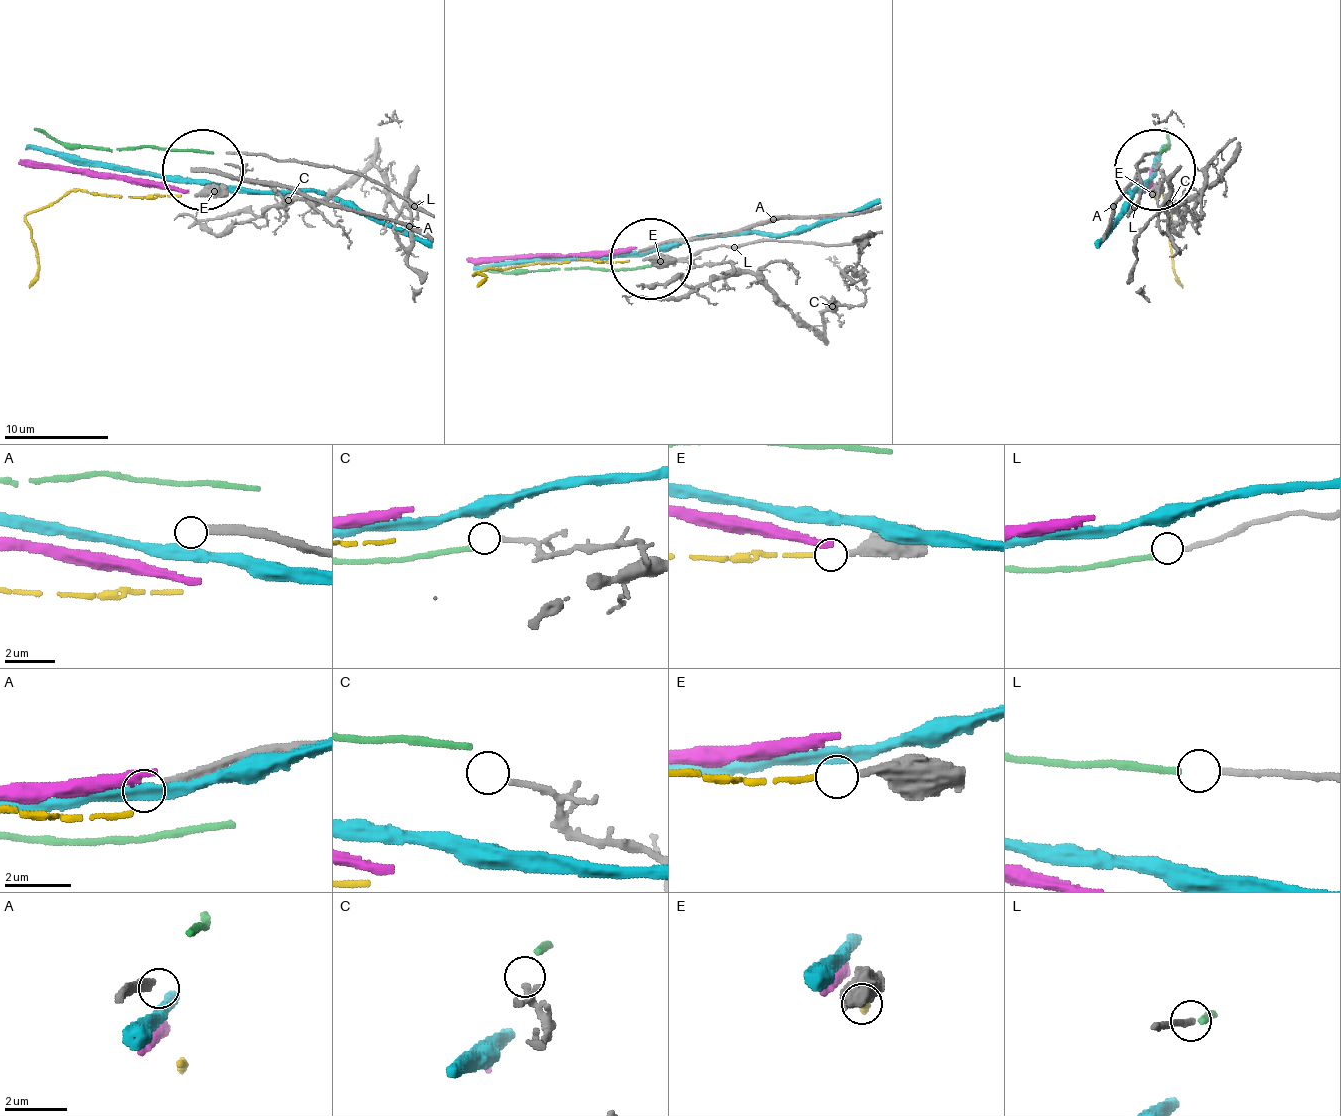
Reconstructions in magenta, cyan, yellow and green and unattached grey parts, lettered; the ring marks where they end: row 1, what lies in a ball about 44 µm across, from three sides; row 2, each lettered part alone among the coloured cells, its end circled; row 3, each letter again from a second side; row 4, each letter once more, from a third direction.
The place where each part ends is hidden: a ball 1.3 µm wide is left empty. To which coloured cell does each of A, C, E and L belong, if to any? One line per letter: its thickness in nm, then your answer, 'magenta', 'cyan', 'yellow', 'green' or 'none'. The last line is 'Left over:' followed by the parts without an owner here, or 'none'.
A: 280 nm thick; none
C: 180 nm thick; none
E: 320 nm thick; yellow
L: 200 nm thick; green
Left over: A, C

